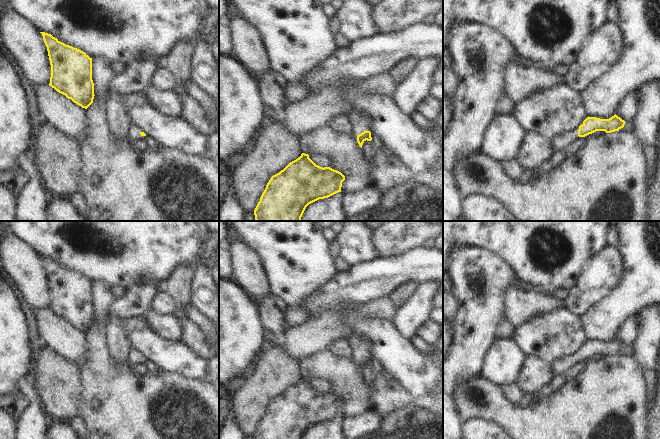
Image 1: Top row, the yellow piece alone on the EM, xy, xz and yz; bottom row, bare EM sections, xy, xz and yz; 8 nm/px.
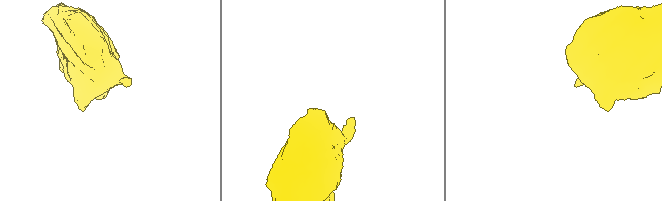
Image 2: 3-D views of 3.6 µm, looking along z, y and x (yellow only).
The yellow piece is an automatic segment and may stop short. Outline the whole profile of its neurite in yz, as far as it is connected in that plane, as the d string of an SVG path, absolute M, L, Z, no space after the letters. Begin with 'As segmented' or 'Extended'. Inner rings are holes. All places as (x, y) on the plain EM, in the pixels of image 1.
Extended. M616 338L609 343L600 343L596 341L587 341L583 348L579 350L577 356L571 356L557 361L553 364L555 376L561 376L569 369L573 368L579 361L585 361L596 355L605 355L611 357L619 355L624 351L625 345Z

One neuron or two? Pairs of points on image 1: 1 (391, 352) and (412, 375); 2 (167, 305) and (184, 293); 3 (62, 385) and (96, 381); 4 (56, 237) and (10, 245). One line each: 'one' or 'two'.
1: one
2: two
3: two
4: two

